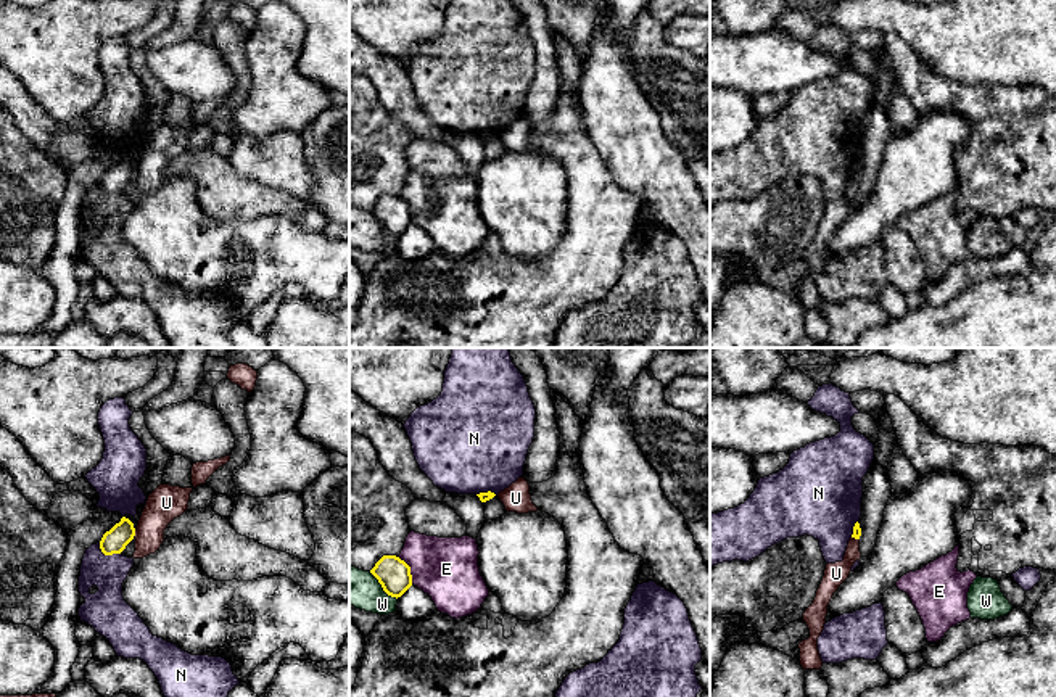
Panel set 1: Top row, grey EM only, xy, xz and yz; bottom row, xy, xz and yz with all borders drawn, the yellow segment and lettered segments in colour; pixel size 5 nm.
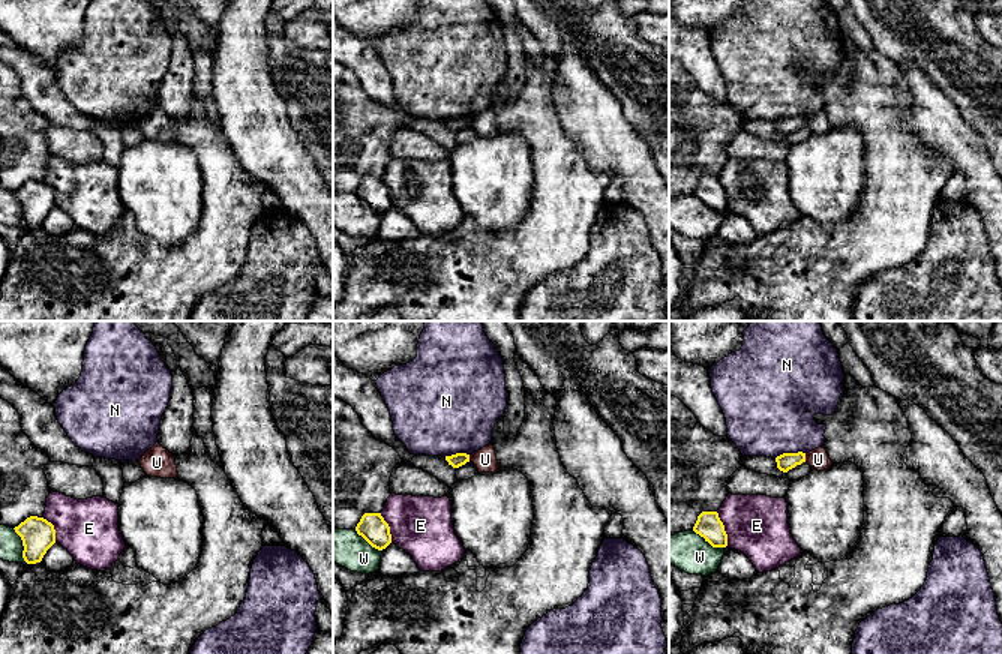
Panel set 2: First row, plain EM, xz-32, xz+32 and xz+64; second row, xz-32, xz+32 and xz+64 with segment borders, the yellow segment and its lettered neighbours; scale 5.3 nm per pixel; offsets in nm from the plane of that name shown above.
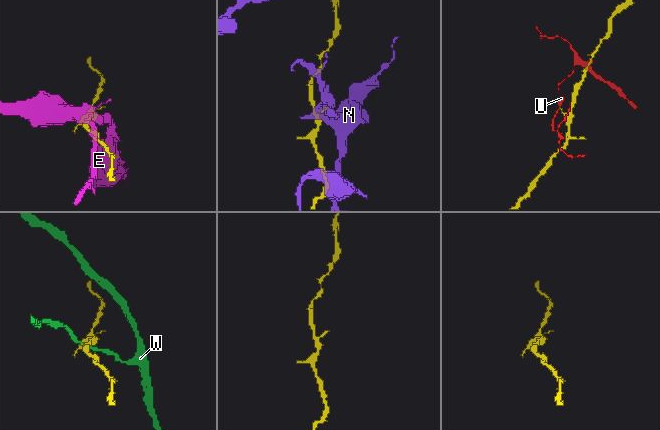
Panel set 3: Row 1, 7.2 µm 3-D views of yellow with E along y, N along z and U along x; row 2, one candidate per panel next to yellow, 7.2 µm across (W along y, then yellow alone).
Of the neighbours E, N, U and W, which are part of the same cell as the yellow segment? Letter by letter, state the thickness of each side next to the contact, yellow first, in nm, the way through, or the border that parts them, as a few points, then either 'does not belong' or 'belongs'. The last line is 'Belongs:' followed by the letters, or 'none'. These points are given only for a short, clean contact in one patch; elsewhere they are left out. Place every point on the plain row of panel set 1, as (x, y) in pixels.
E: 160 nm thick on the yellow side, 320 nm on the other; does not belong
N: 120 nm thick on the yellow side, 180 nm on the other; does not belong
U: 120 nm thick on the yellow side, 180 nm on the other; border along xy (134, 169), (136, 174); does not belong
W: 160 nm thick on the yellow side, 190 nm on the other; does not belong
Belongs: none

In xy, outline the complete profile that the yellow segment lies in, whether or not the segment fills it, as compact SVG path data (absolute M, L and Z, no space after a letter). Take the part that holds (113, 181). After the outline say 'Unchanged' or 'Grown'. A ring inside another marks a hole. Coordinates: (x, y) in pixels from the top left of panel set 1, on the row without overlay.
M122 156L109 171L106 171L100 180L100 188L105 195L121 193L126 185L134 179L134 163Z. Unchanged

